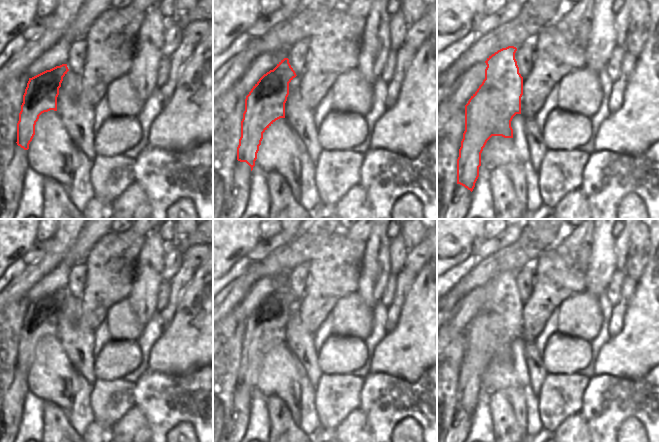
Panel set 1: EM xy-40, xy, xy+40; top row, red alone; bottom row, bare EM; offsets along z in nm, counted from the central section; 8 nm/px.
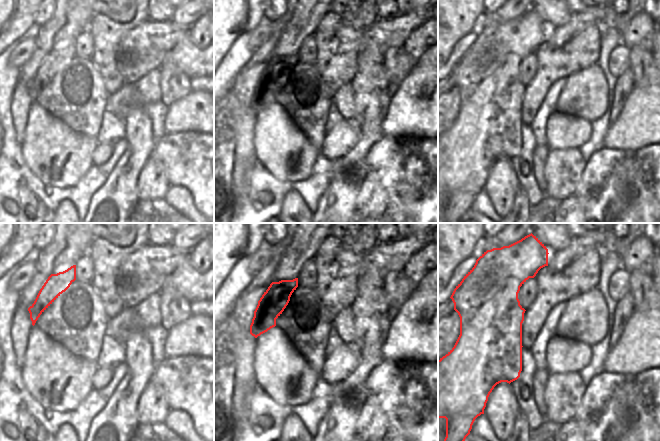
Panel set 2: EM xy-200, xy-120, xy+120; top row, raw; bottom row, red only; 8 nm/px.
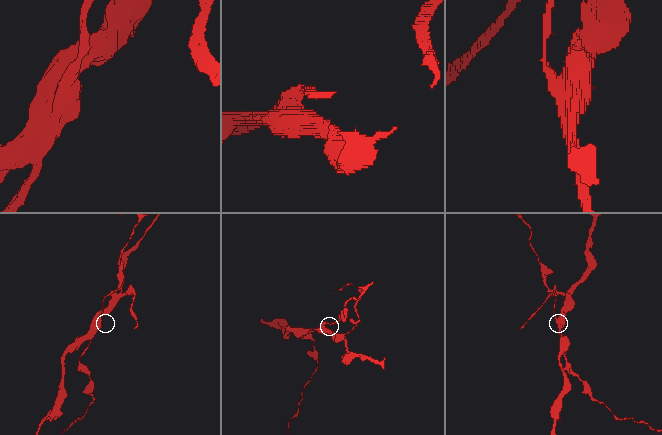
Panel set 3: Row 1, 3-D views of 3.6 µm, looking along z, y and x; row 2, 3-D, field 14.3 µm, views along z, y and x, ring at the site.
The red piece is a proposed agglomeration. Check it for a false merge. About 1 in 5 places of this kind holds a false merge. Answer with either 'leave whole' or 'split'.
split

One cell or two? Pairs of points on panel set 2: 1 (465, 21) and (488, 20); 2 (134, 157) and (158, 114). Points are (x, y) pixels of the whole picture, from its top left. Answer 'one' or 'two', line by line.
1: two
2: two

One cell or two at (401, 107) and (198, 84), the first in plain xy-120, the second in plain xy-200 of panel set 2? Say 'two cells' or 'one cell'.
two cells

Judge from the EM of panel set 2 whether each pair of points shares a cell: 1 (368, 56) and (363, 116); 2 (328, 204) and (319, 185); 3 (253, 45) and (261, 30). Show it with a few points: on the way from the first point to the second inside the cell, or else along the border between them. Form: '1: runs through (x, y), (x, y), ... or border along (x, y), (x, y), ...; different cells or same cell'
1: runs through (365, 71), (364, 101); same cell
2: border along (333, 175), (316, 208), (312, 212); different cells
3: runs through (255, 41), (260, 34); same cell

